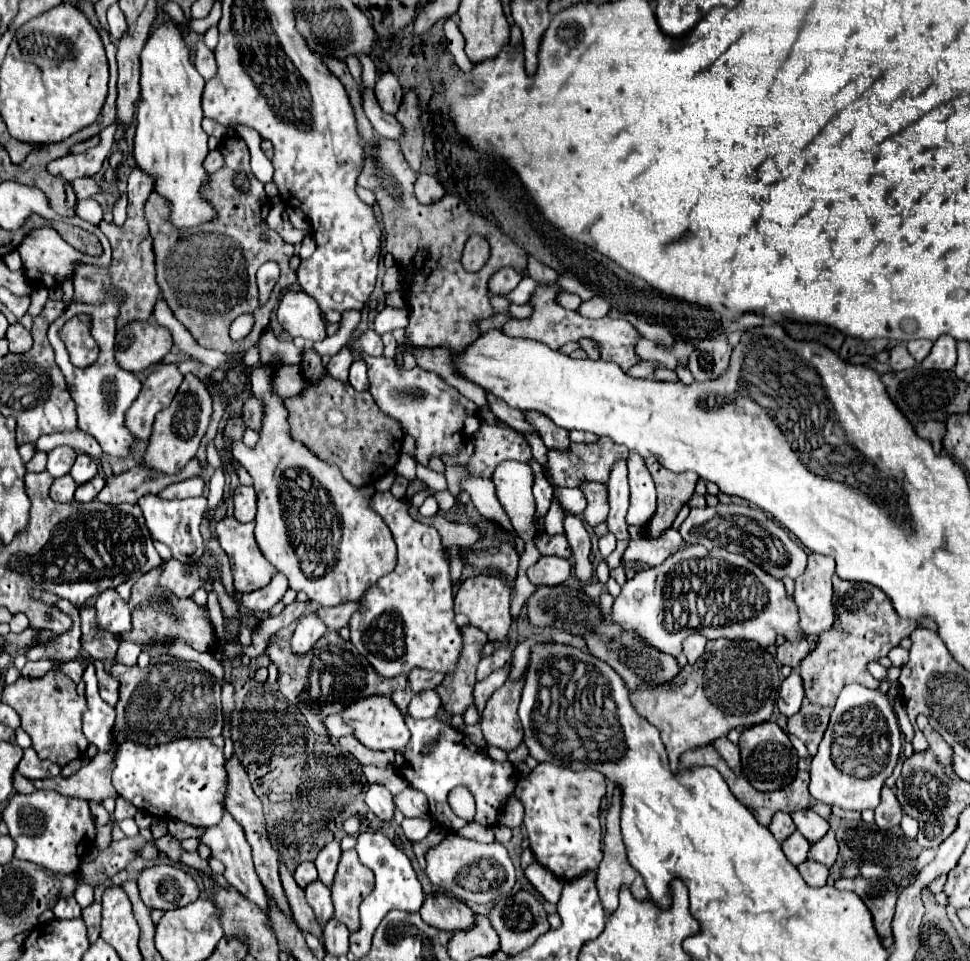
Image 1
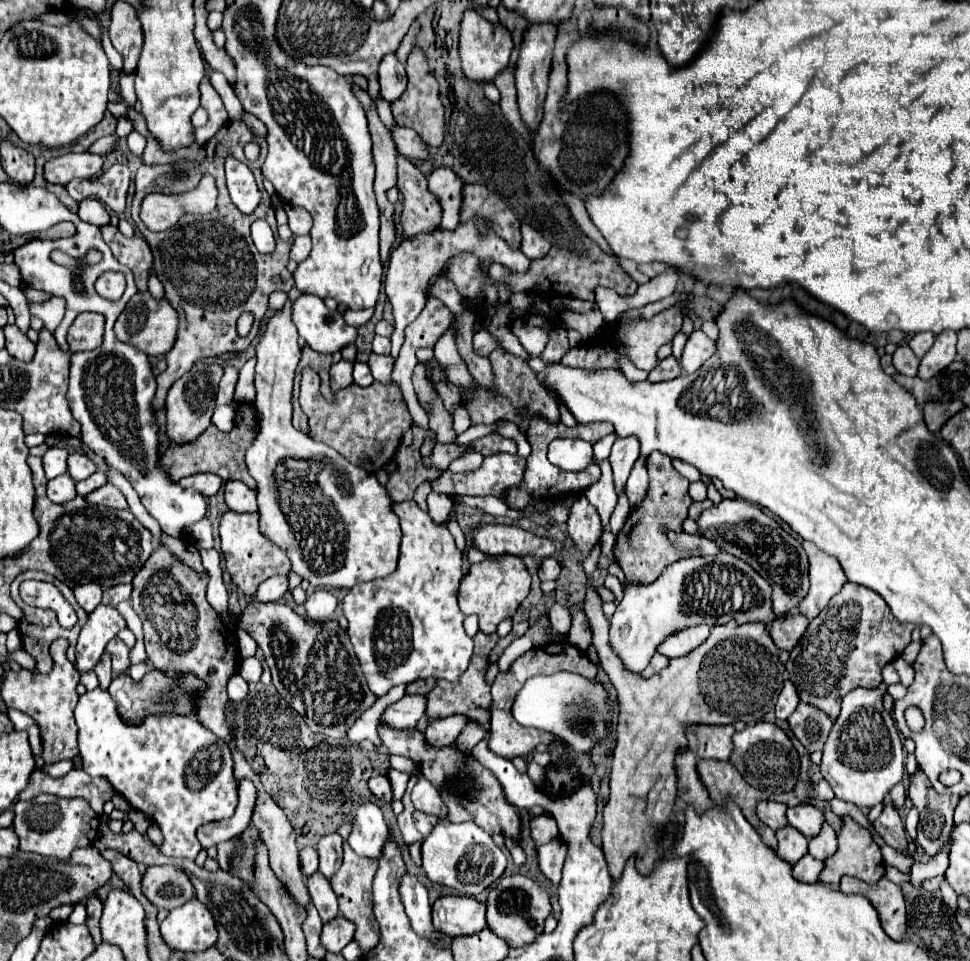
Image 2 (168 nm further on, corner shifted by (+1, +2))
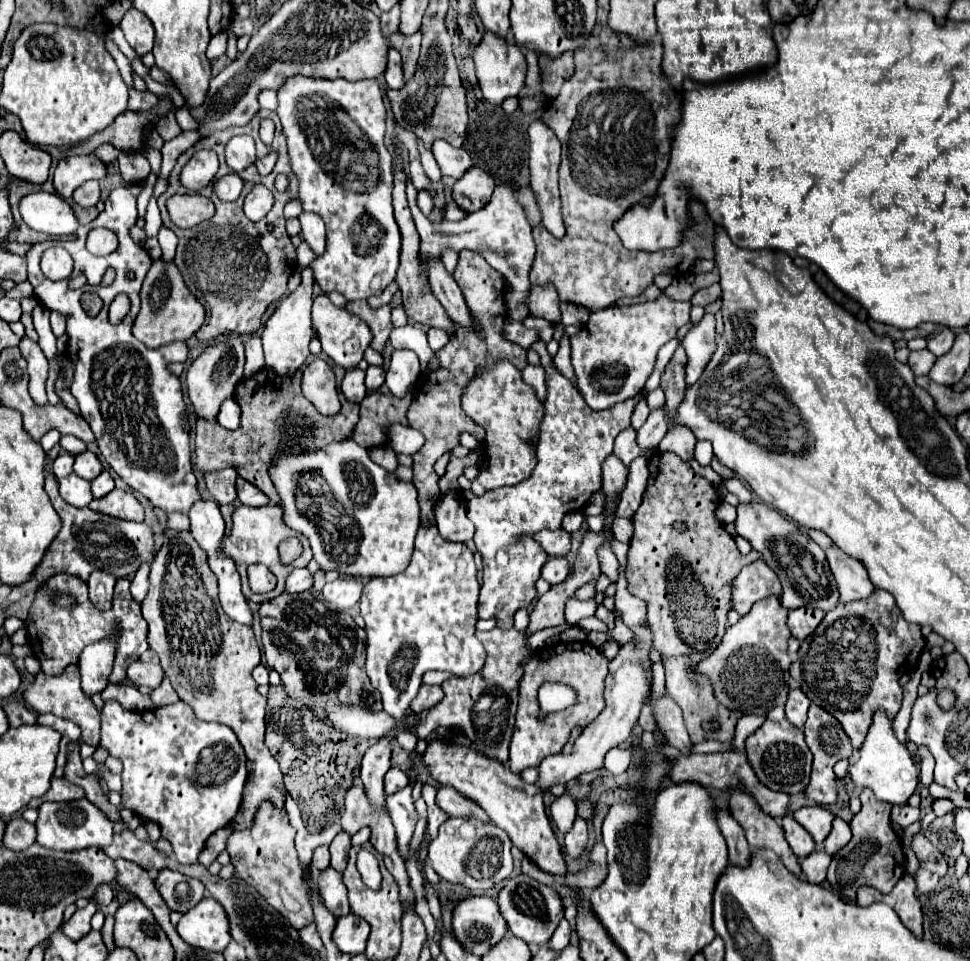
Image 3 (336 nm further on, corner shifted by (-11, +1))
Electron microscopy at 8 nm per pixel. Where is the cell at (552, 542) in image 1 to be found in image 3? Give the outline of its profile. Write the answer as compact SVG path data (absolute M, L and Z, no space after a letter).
M563 528L555 532L541 530L533 538L537 538L537 542L549 556L567 556L567 552L571 550L571 534L565 532Z

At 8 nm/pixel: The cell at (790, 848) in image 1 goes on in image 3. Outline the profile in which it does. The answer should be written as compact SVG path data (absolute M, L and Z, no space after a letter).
M789 814L783 818L783 832L785 832L785 838L787 838L793 854L795 854L799 860L805 858L805 856L809 856L809 854L815 850L815 842L813 842L811 834L805 832L803 826L799 826L799 824L795 822L795 818L789 816Z

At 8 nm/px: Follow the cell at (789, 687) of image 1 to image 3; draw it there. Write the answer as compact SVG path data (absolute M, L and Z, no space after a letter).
M795 688L789 692L787 704L785 704L785 712L787 712L787 720L797 726L803 728L805 720L807 720L807 710L809 710L809 698L803 694L801 688Z

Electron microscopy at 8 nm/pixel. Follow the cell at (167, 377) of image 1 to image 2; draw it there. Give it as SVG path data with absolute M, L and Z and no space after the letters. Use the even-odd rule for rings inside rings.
M227 121L207 141L207 145L205 145L207 161L201 165L201 171L198 171L199 169L194 163L182 163L179 171L183 173L183 177L177 177L169 187L157 187L157 183L155 183L155 179L165 172L164 165L141 165L137 175L135 175L135 189L137 191L135 191L135 197L131 203L131 219L137 225L139 235L143 235L143 239L151 247L153 257L155 257L155 273L157 273L159 281L163 283L165 297L169 299L169 303L173 305L173 309L179 315L177 341L175 341L173 349L167 353L167 369L157 375L157 391L155 391L155 397L151 401L153 413L159 413L163 409L163 403L165 403L165 397L167 397L167 391L171 389L171 385L179 377L183 377L193 367L193 363L197 359L213 357L213 355L225 353L225 351L247 349L255 341L255 337L259 335L261 321L263 321L263 315L267 311L269 295L273 291L289 293L289 289L295 285L293 275L287 271L291 243L285 243L277 237L277 249L269 255L263 255L255 249L251 235L249 235L249 227L255 219L269 221L271 229L277 233L275 209L271 205L269 193L263 189L263 177L261 177L261 165L265 161L267 143L261 139L259 141L259 147L261 147L259 159L249 161L243 153L243 147L251 141L255 141L255 137L247 129L245 123ZM229 155L233 155L239 161L243 161L245 165L249 165L249 169L255 173L255 179L257 179L257 185L261 191L261 203L257 205L257 209L251 215L241 213L233 205L233 201L227 193L223 163ZM205 173L211 173L215 177L217 189L219 189L217 209L213 213L209 213L209 215L183 215L175 227L171 227L169 231L161 231L161 233L149 231L143 225L143 221L139 219L139 207L141 207L141 201L147 193L157 191L157 189L167 191L167 193L189 191L199 183L199 179ZM243 311L251 311L255 315L255 323L253 323L249 337L239 339L237 331L235 331L235 321Z

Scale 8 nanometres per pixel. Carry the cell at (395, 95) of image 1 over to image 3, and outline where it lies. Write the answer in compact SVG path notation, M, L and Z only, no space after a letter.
M389 48L387 52L387 68L385 68L385 82L389 88L399 90L405 80L403 80L403 68L401 68L401 54L397 52L397 48Z

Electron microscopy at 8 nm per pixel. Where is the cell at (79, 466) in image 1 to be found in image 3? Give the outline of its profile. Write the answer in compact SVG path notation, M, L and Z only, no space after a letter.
M85 450L85 452L81 452L81 454L75 456L75 472L81 478L85 478L87 482L91 482L95 476L99 476L101 470L103 470L101 460L93 452Z

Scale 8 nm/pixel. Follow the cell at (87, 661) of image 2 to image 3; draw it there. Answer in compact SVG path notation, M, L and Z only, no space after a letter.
M113 640L95 642L81 652L77 666L81 670L81 686L87 696L101 694L107 688L113 658L115 658Z

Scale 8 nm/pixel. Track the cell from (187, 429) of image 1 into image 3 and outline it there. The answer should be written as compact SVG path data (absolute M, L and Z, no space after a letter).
M237 334L223 336L215 344L209 344L199 358L195 358L191 368L187 370L187 390L189 400L201 418L217 422L217 410L223 400L233 398L233 386L237 386L237 382L243 378L243 366L245 366L245 346L241 336Z

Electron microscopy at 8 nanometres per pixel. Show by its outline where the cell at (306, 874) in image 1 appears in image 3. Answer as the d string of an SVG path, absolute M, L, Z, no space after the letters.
M319 846L317 850L315 850L315 854L313 854L313 868L317 868L317 870L325 870L325 868L329 868L329 848L327 846Z

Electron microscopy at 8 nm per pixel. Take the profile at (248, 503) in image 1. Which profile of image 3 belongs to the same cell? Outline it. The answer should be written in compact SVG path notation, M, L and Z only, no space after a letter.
M237 478L237 498L245 506L265 506L265 504L269 504L269 498L257 486L247 482L245 478Z

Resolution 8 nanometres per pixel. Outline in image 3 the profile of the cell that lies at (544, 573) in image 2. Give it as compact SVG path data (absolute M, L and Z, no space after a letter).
M549 558L541 568L541 578L553 586L563 582L569 576L569 572L569 562L565 558Z

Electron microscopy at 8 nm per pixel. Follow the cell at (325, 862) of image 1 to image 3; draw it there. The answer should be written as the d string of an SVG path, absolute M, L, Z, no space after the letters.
M339 832L331 846L331 866L337 870L337 872L343 872L345 866L347 866L347 858L349 858L349 850L351 850L351 836L347 832Z

